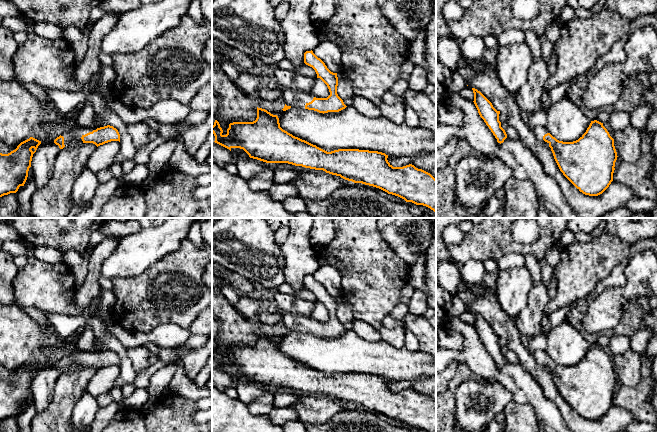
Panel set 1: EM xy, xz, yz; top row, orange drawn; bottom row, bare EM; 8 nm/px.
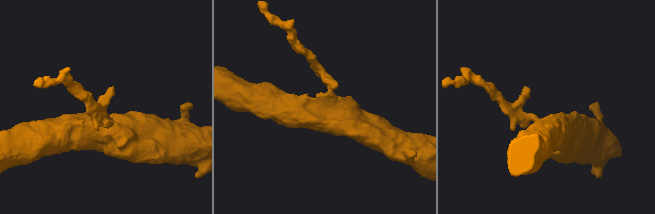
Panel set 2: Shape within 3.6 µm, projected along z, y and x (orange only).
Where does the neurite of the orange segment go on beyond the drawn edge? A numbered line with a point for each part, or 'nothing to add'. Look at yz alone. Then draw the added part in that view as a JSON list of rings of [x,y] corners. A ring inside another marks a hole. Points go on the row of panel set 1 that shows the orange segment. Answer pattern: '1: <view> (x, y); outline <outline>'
1: yz (540, 131); outline [[[537,126],[533,129],[537,139],[541,142],[541,143],[546,143],[547,145],[549,145],[549,143],[545,142],[543,140],[543,136],[547,133],[549,133],[549,131],[547,130],[546,127],[544,126]]]

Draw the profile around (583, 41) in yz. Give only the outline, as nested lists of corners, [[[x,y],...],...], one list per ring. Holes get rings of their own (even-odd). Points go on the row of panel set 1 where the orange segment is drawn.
[[[608,9],[562,23],[561,35],[552,49],[557,57],[557,69],[549,76],[544,90],[549,91],[586,74],[615,42],[629,36],[630,23],[630,20]]]

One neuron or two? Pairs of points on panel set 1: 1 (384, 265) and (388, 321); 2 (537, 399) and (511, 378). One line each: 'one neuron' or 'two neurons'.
1: two neurons
2: one neuron

